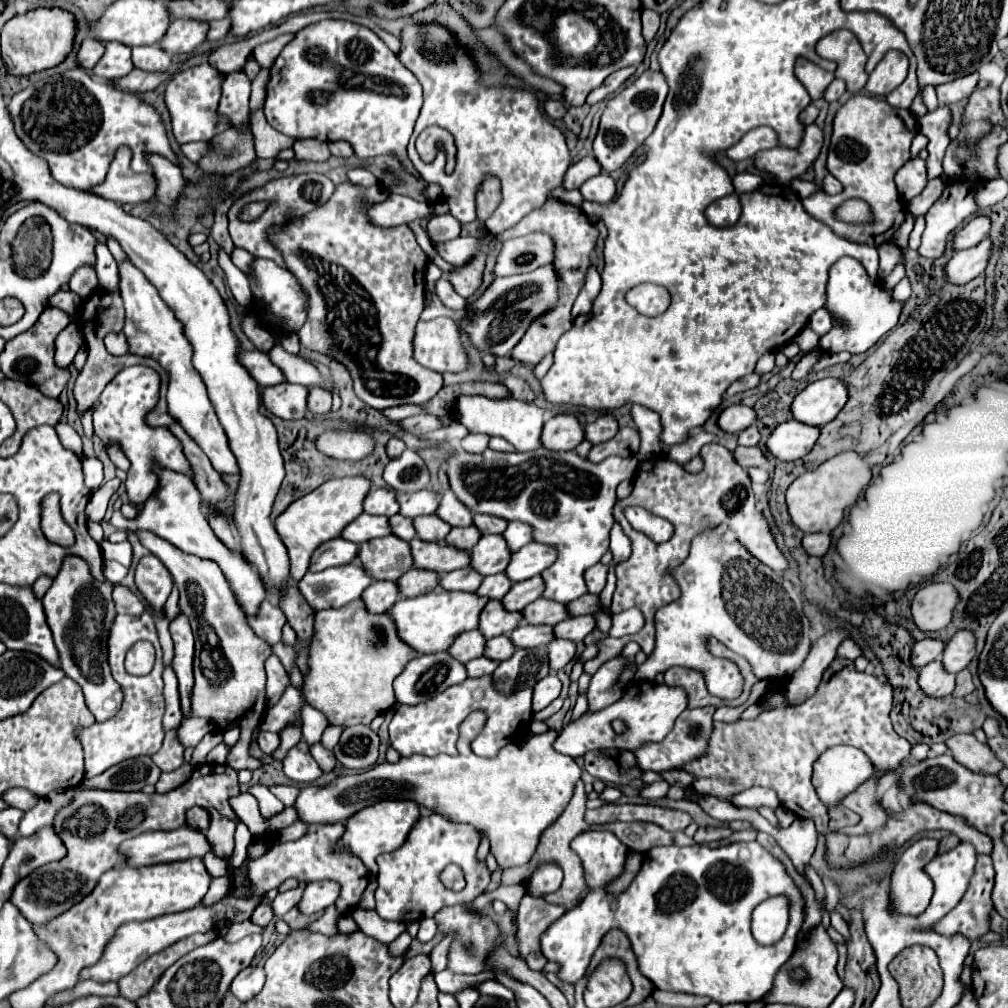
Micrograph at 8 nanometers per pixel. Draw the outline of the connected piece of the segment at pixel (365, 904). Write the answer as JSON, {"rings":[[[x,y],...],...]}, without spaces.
{"rings":[[[370,876],[370,882],[368,883],[368,888],[364,890],[364,896],[361,897],[359,902],[359,907],[366,910],[375,909],[375,890],[378,887],[377,879],[375,876]]]}

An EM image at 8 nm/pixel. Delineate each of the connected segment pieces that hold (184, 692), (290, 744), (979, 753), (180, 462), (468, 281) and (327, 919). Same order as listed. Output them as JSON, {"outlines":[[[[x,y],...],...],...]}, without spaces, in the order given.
{"outlines":[[[[178,616],[170,624],[170,634],[174,640],[174,672],[178,676],[178,692],[180,692],[180,704],[184,716],[188,716],[188,704],[190,704],[190,694],[192,694],[192,684],[194,684],[194,674],[192,674],[192,662],[194,662],[194,642],[192,642],[192,630],[186,620],[186,616]]],[[[290,726],[290,728],[284,728],[282,732],[280,732],[280,748],[278,748],[278,752],[276,754],[272,754],[272,758],[274,760],[284,760],[284,754],[288,754],[288,750],[290,748],[294,748],[296,746],[296,742],[300,742],[302,740],[302,732],[298,730],[298,726]]],[[[956,734],[946,740],[952,756],[972,772],[980,774],[998,774],[1004,768],[1004,762],[996,760],[996,754],[988,744],[976,740],[974,734]]],[[[130,366],[120,370],[108,382],[94,408],[94,432],[104,440],[104,444],[108,444],[108,440],[116,440],[122,446],[128,460],[132,462],[132,468],[128,470],[128,478],[124,484],[130,502],[136,506],[144,506],[144,500],[152,496],[152,490],[156,490],[156,484],[160,482],[154,468],[174,470],[186,476],[192,474],[188,458],[184,456],[182,444],[176,440],[176,436],[168,432],[168,428],[154,428],[146,424],[146,416],[158,404],[158,398],[160,398],[160,374],[148,366]]],[[[480,254],[480,256],[476,256],[476,260],[466,264],[464,268],[456,268],[448,276],[448,280],[454,286],[454,290],[460,296],[470,298],[470,296],[474,296],[478,292],[478,288],[482,284],[482,276],[484,276],[484,262],[486,262],[486,256]]],[[[328,908],[326,912],[324,912],[324,916],[322,918],[318,918],[318,920],[314,920],[310,926],[308,926],[308,930],[310,932],[324,932],[324,930],[336,930],[336,916],[338,916],[338,912],[336,912],[336,908]]]]}

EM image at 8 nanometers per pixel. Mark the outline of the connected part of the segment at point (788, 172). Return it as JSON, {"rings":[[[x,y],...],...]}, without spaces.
{"rings":[[[810,124],[806,126],[804,142],[798,150],[788,150],[780,146],[762,150],[754,156],[754,168],[760,172],[766,172],[780,184],[790,184],[794,178],[808,172],[808,168],[818,158],[822,144],[824,144],[822,128],[818,128],[816,124]]]}

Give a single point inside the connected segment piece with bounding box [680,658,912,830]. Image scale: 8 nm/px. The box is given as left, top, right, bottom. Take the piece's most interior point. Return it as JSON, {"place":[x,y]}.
{"place":[777,749]}

